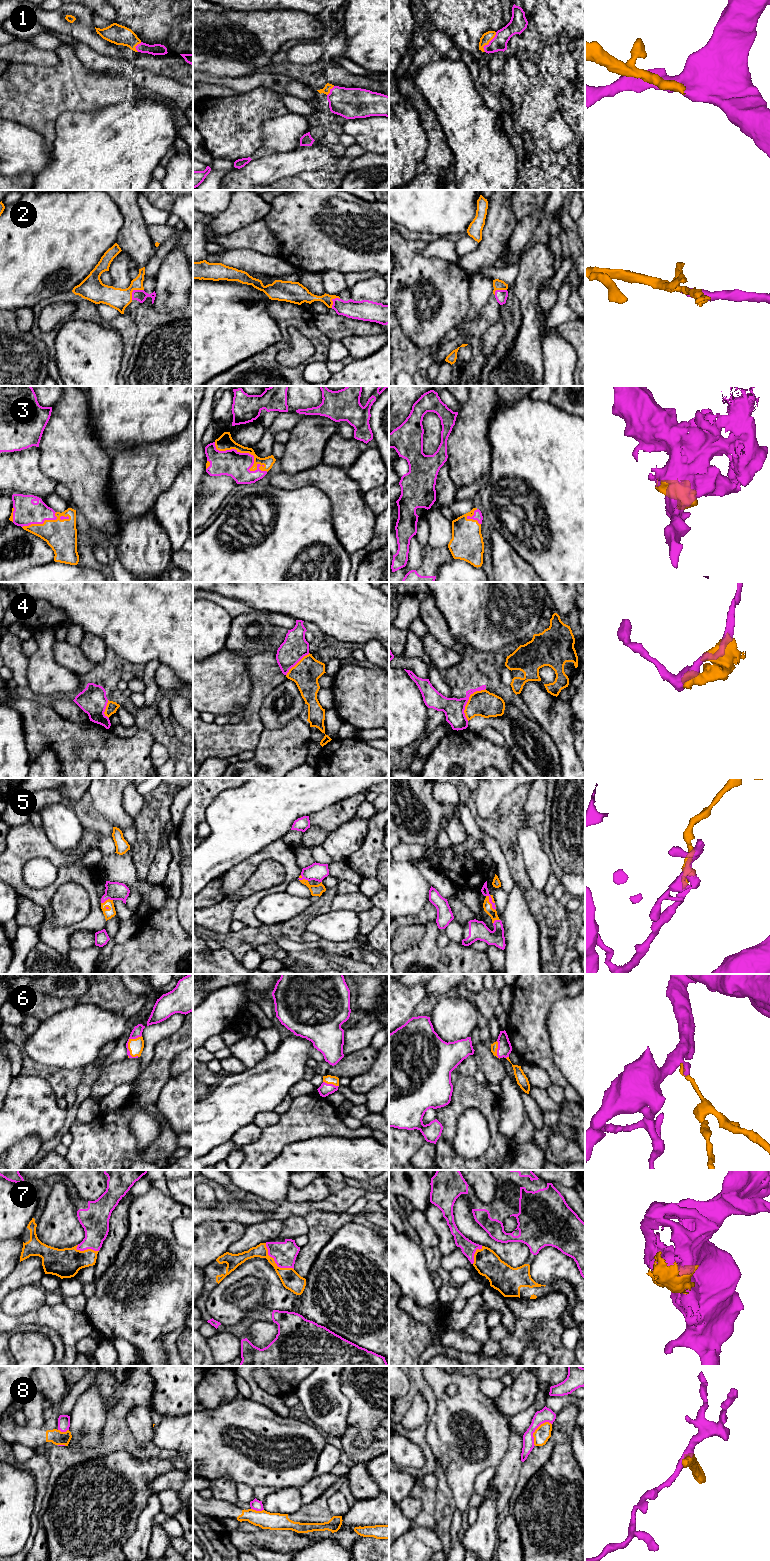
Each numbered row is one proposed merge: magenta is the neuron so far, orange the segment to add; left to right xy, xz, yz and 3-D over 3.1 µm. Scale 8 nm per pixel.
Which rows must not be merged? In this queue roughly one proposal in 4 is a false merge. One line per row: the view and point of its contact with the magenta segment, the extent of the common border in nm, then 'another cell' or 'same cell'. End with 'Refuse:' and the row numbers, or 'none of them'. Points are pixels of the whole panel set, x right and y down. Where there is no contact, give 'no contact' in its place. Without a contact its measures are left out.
1: yz (489, 42) | 190 nm | same cell
2: xy (134, 290) | 130 nm | same cell
3: xz (247, 453) | 500 nm | same cell
4: yz (468, 699) | 300 nm | another cell
5: yz (490, 902) | 140 nm | same cell
6: xy (127, 1043) | 220 nm | same cell
7: xz (275, 1262) | 320 nm | same cell
8: yz (535, 1429) | 240 nm | another cell
Refuse: 4, 8

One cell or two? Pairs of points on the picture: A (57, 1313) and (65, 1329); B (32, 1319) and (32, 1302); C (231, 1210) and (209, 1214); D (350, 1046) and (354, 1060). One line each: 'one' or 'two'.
A: one
B: two
C: one
D: two

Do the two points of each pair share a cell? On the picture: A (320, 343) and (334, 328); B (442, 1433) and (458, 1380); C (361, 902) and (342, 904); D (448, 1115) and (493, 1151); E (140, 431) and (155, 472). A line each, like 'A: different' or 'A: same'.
A: different
B: same
C: same
D: same
E: different

